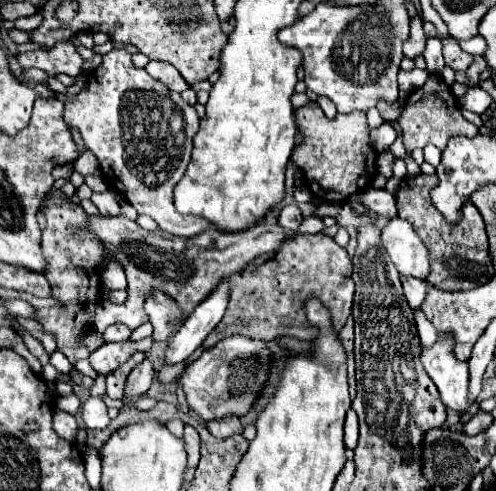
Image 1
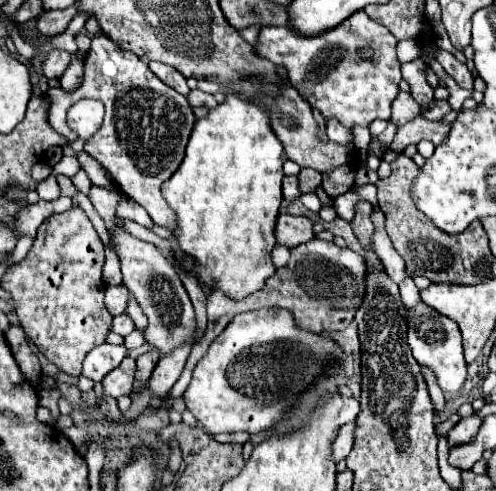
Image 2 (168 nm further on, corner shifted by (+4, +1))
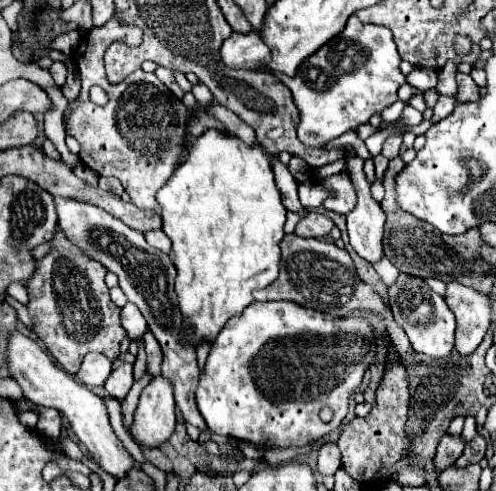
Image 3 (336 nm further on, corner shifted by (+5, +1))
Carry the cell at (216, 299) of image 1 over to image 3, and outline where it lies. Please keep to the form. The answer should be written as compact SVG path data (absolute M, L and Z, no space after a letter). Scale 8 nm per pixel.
M159 375L143 389L129 433L141 447L159 447L173 435L175 423L173 387Z

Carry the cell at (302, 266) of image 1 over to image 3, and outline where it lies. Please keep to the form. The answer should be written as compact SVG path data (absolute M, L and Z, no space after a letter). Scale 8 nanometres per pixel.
M285 235L281 241L281 273L279 273L279 277L269 287L255 291L253 297L257 301L287 299L287 301L299 303L303 307L311 307L321 313L335 315L335 317L351 315L351 311L381 313L381 315L385 315L390 340L399 354L403 357L411 354L410 341L395 319L391 317L391 311L375 295L373 287L359 279L349 253L345 249L339 249L333 243L325 243L319 239L303 239L299 235Z

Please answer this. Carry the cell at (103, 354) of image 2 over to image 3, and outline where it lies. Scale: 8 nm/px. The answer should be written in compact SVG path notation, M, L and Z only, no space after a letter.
M89 353L89 355L85 355L85 359L77 371L77 377L81 383L85 383L89 387L101 387L109 377L111 367L113 367L113 363L109 359L105 359L105 355Z

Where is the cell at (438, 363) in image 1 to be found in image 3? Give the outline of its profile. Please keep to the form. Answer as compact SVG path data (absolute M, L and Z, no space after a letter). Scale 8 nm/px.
M401 273L397 281L391 287L387 287L387 297L389 297L389 305L391 305L397 325L407 333L417 353L423 353L429 357L445 357L451 353L453 343L455 343L455 337L453 337L455 315L447 307L445 299L437 295L423 279Z

